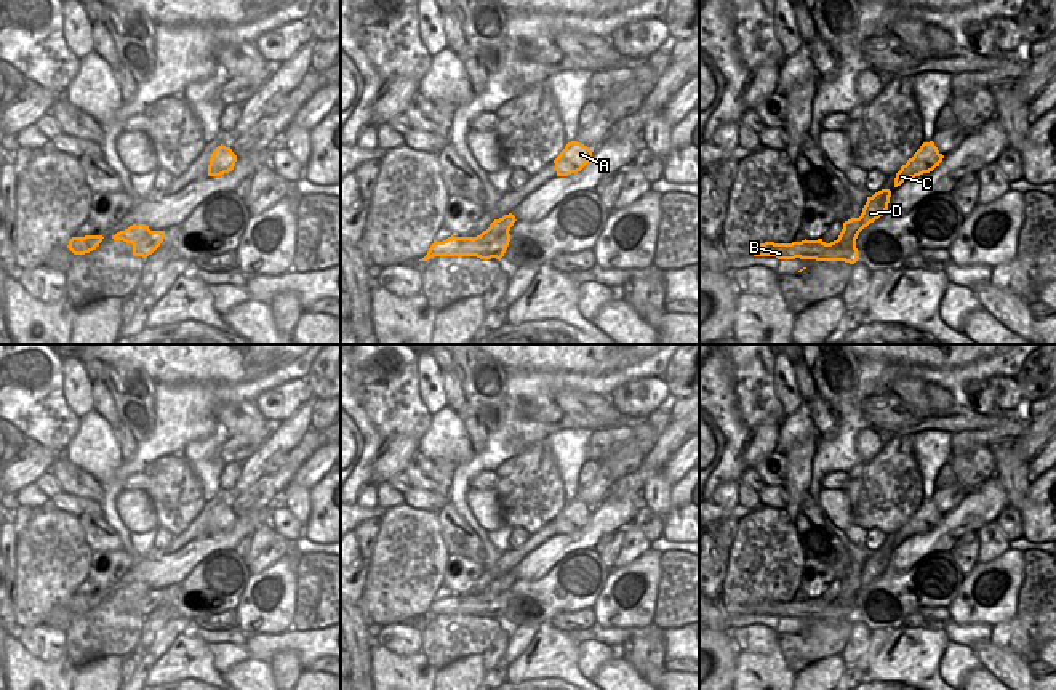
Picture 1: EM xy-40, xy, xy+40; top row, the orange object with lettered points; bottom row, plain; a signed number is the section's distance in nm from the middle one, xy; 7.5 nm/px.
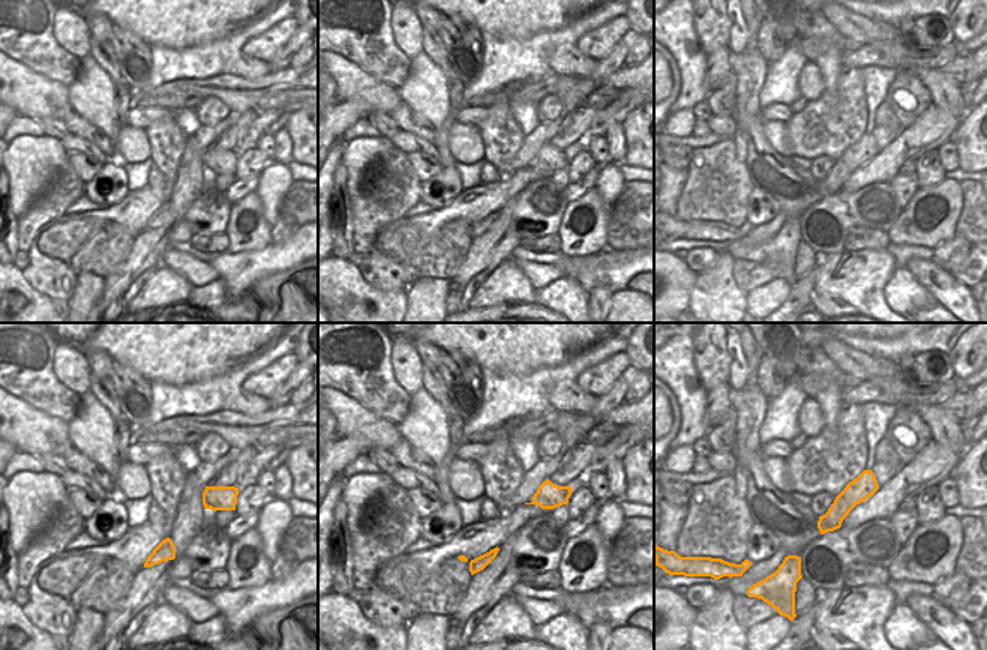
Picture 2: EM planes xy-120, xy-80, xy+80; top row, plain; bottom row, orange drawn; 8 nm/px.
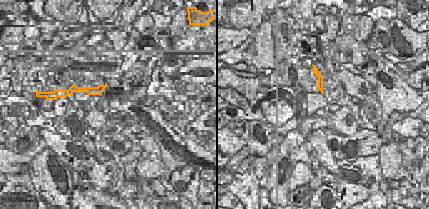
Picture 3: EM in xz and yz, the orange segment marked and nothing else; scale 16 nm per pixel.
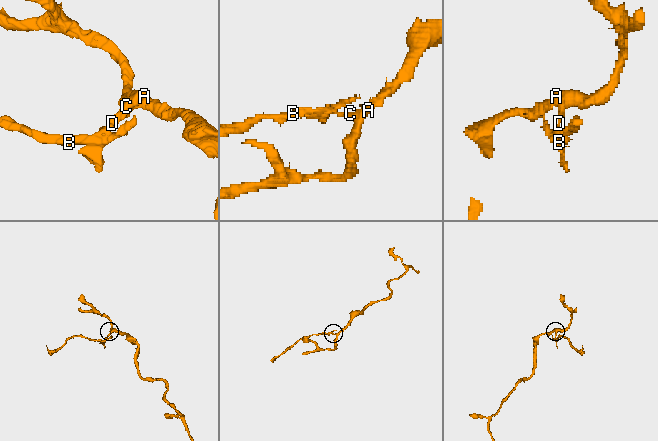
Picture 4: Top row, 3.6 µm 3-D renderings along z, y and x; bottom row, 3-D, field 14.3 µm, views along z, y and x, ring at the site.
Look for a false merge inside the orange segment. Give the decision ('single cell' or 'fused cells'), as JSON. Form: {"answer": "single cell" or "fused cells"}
{"answer": "fused cells"}

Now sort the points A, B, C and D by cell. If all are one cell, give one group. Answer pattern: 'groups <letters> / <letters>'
groups A C D / B

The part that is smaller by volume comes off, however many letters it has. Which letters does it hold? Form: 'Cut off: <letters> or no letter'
Cut off: B.

